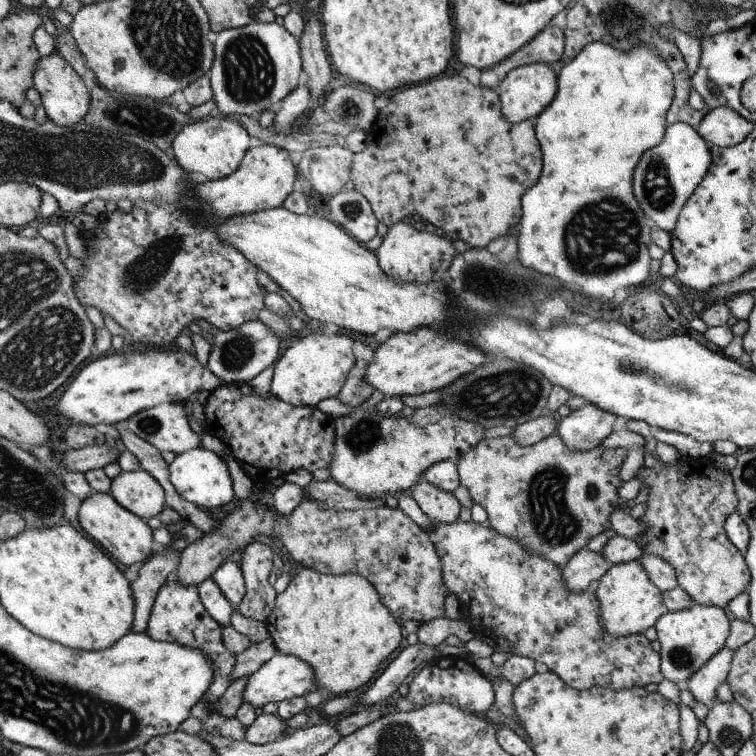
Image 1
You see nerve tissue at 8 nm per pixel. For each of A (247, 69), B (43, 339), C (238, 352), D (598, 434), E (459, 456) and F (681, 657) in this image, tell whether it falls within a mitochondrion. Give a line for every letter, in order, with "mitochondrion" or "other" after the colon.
A: mitochondrion
B: mitochondrion
C: mitochondrion
D: other
E: other
F: mitochondrion

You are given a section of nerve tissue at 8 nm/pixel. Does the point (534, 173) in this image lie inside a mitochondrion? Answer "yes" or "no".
no

